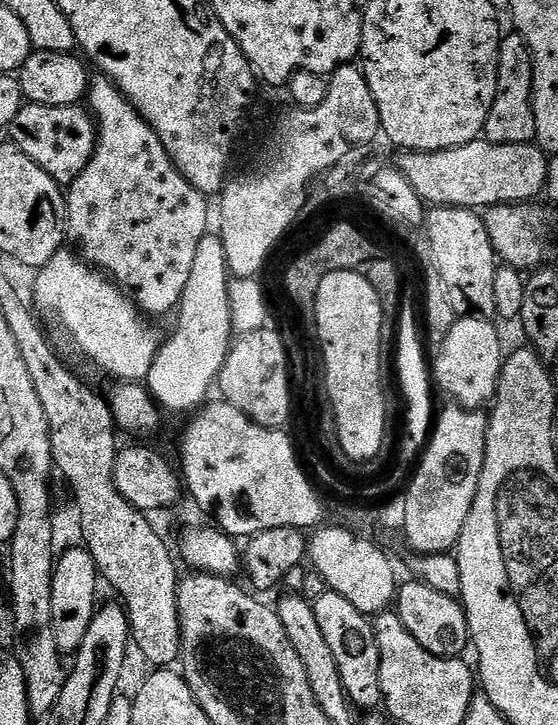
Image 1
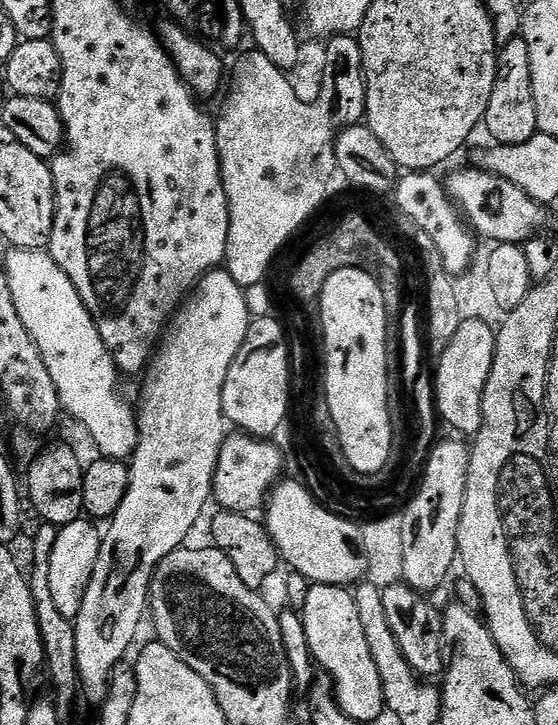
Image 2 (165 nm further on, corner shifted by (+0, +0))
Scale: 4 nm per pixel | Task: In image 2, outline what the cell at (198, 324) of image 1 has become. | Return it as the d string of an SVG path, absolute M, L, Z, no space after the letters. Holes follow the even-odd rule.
M212 269L199 281L196 287L185 299L180 306L176 315L169 321L168 327L165 329L164 335L161 337L160 343L157 345L156 351L153 353L152 359L145 371L137 406L136 425L140 431L138 438L138 447L136 453L130 457L130 467L128 469L128 489L126 490L126 498L122 498L122 502L118 506L118 510L112 516L110 523L107 525L106 531L103 533L100 542L100 553L98 554L98 562L94 566L94 578L90 578L90 586L86 590L86 598L82 598L82 610L76 616L74 625L77 638L77 674L79 676L79 691L82 693L83 699L88 699L93 706L103 704L106 694L108 693L108 683L112 677L112 672L116 669L116 665L121 663L128 656L128 647L133 641L134 630L137 629L138 620L142 618L142 614L150 604L150 589L152 586L152 576L156 572L156 565L162 562L162 558L166 558L166 554L173 552L175 548L181 547L185 543L184 540L192 532L192 527L200 520L200 515L204 512L204 507L210 504L213 499L212 484L215 478L215 470L218 466L220 447L226 437L226 421L224 411L222 410L222 388L225 386L226 374L233 364L234 358L237 356L238 350L241 349L242 342L245 341L249 326L252 321L252 315L248 308L248 303L244 296L245 291L239 284L234 282L232 276L227 269Z

